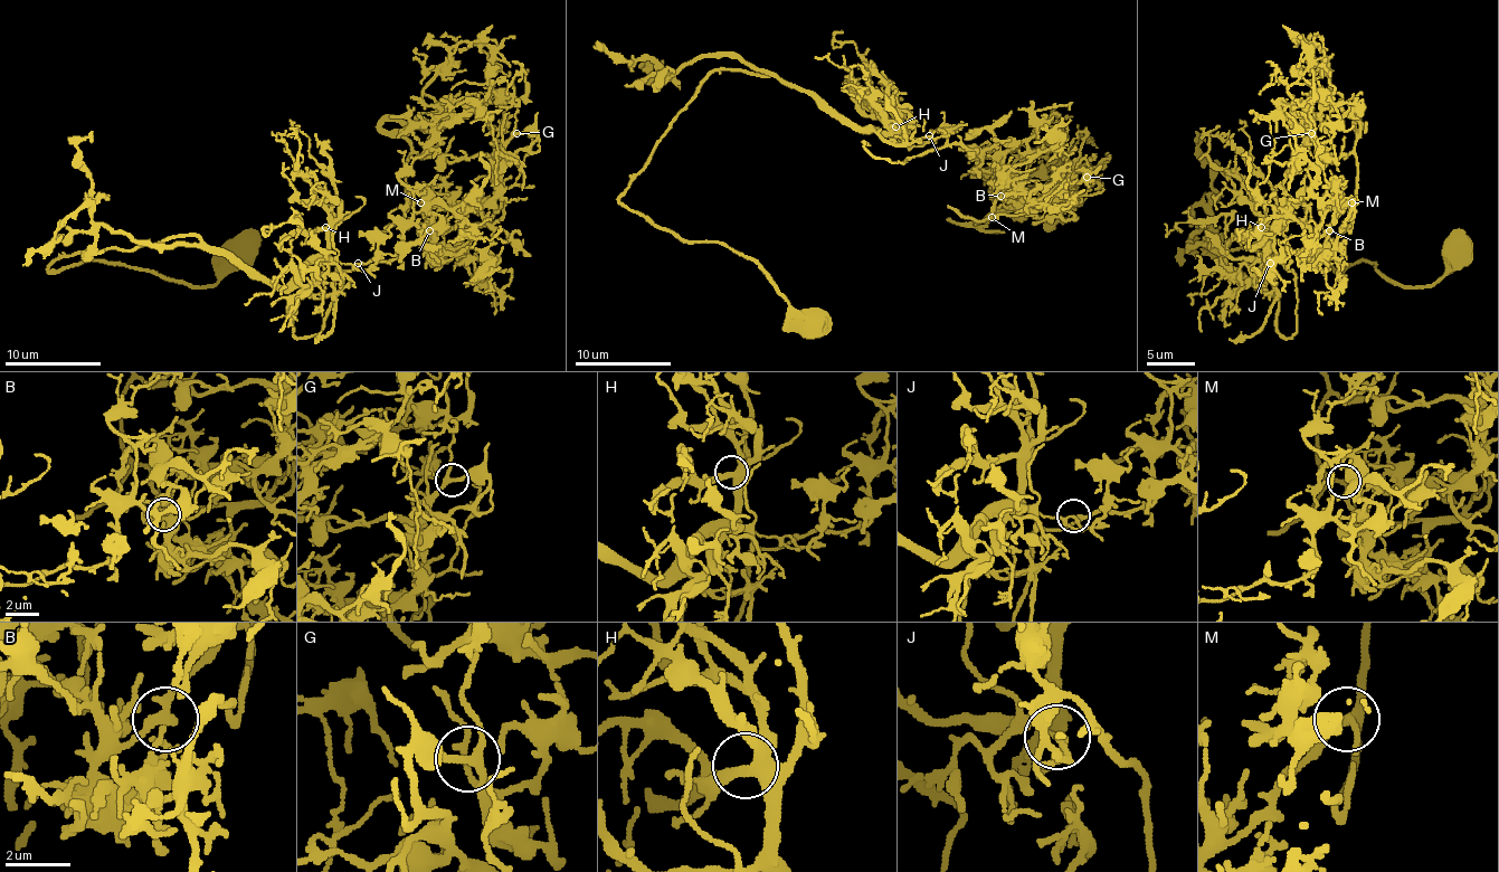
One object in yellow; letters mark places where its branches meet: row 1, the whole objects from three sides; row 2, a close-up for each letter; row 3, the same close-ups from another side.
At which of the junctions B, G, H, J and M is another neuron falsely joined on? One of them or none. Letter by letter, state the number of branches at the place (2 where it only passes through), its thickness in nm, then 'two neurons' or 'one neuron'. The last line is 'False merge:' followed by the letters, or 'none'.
B: 3 | 220 nm | one neuron
G: 3 | 240 nm | one neuron
H: 3 | 360 nm | one neuron
J: 3 | 130 nm | two neurons
M: 3 | 180 nm | one neuron
False merge: J

